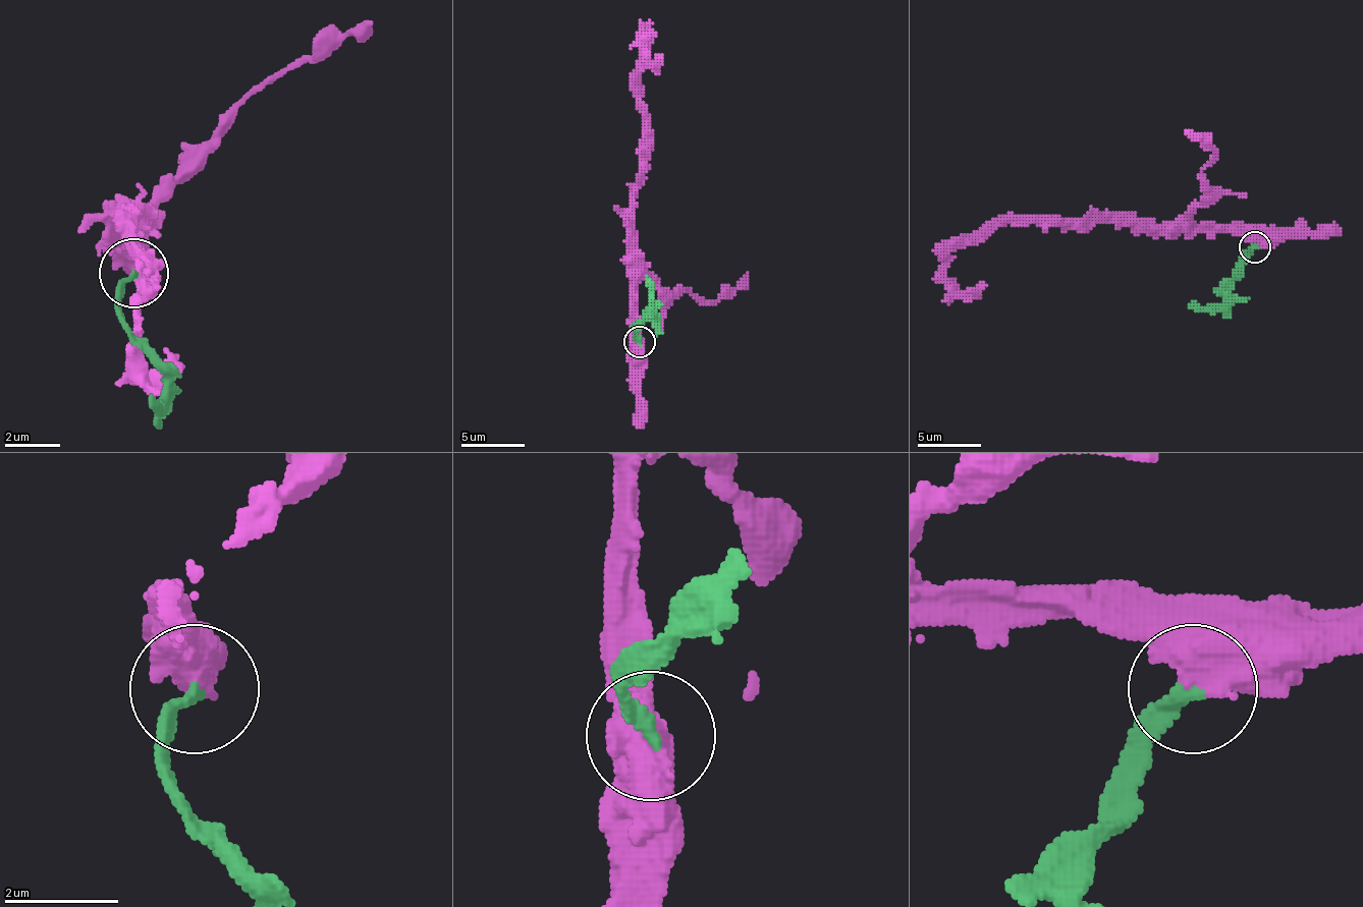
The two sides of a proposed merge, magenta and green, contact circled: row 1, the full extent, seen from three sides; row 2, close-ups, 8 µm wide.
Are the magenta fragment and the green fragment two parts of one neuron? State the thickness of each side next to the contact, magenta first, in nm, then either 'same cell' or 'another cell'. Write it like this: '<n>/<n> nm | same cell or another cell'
800/260 nm | same cell

